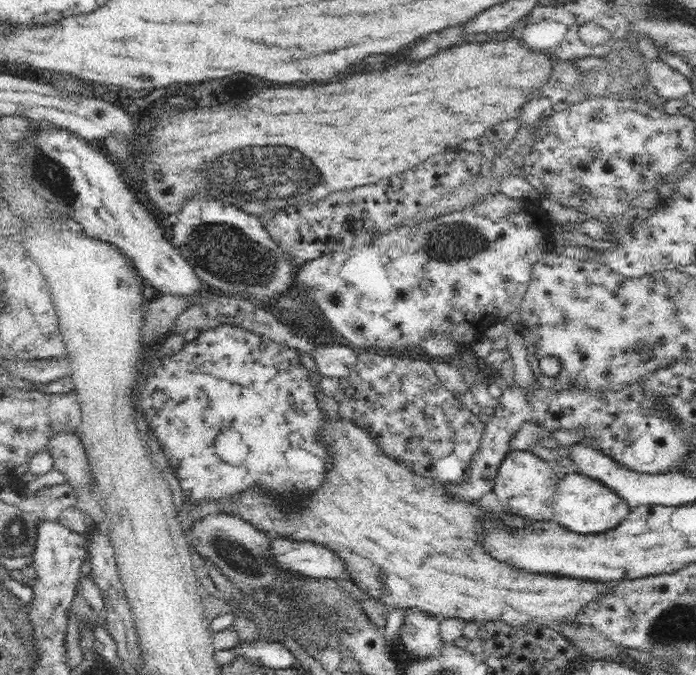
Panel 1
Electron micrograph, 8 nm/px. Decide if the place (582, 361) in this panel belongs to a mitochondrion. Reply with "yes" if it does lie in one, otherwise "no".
no

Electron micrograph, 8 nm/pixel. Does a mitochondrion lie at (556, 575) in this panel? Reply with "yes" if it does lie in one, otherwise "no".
no

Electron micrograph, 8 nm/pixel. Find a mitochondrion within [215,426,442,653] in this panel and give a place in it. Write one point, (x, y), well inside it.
(299, 614)

